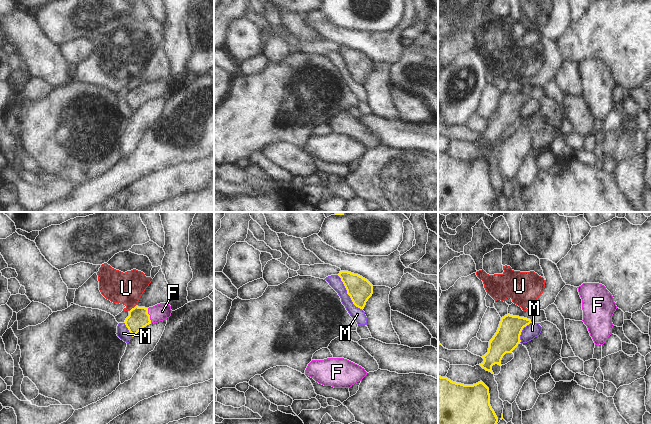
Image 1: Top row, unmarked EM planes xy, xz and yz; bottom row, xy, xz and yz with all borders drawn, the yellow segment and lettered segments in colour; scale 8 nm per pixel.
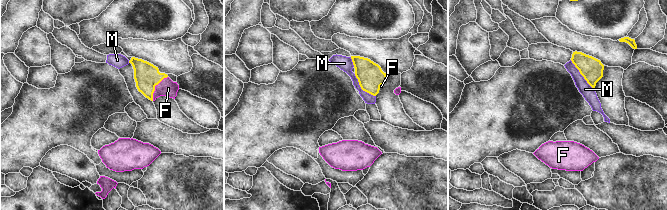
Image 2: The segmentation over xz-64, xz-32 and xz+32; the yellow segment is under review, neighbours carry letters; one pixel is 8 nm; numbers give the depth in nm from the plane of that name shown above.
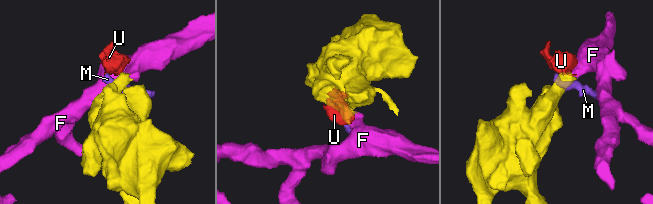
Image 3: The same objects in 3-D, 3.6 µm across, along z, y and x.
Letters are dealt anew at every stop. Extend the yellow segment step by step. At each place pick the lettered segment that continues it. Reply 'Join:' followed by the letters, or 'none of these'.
Join: F

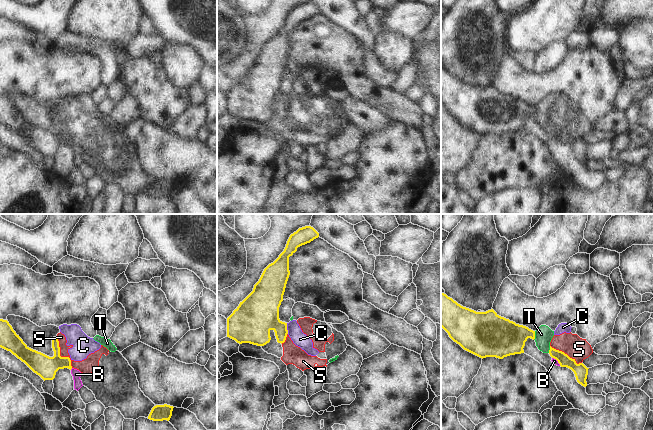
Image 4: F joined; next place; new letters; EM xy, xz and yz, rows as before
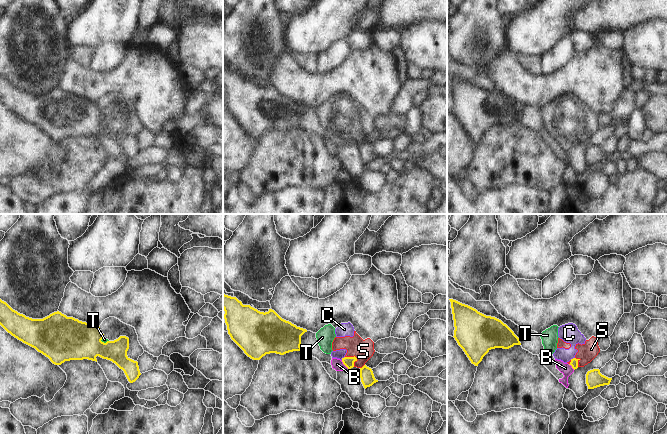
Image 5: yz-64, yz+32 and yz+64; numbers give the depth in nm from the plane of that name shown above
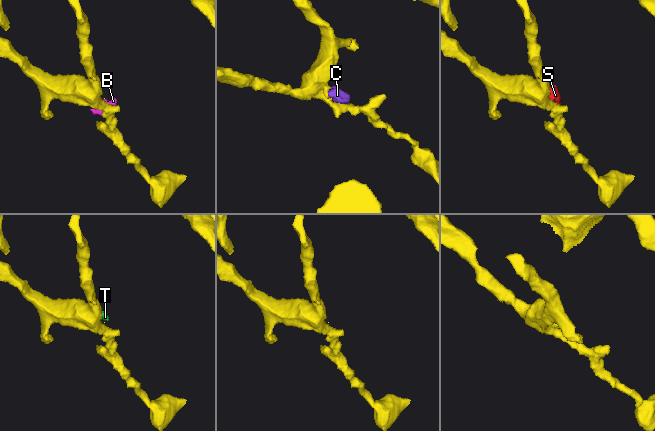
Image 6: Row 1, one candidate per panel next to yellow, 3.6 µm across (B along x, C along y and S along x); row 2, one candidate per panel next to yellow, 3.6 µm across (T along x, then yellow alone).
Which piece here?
Join: B

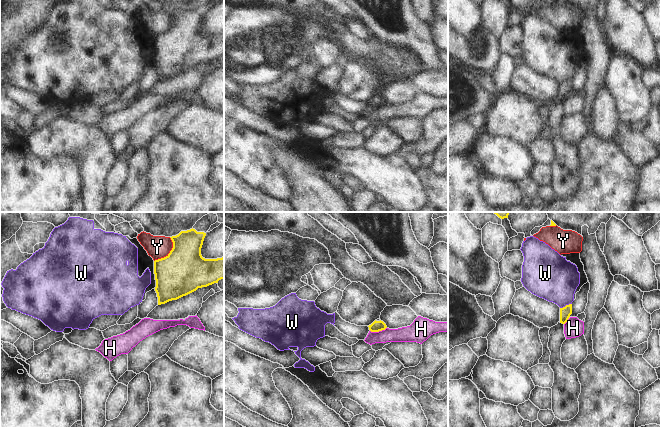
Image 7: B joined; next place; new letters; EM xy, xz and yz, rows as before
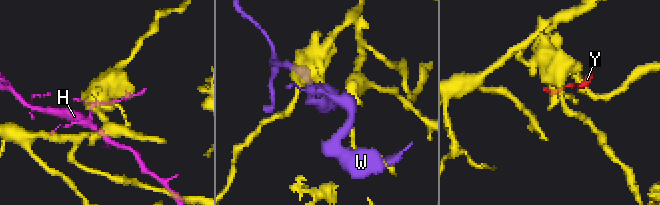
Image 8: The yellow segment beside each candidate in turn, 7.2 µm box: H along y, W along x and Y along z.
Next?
Join: none of these

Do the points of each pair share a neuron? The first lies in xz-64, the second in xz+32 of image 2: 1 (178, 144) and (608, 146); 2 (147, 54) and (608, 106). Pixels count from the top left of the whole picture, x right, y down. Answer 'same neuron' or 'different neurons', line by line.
1: different neurons
2: different neurons

